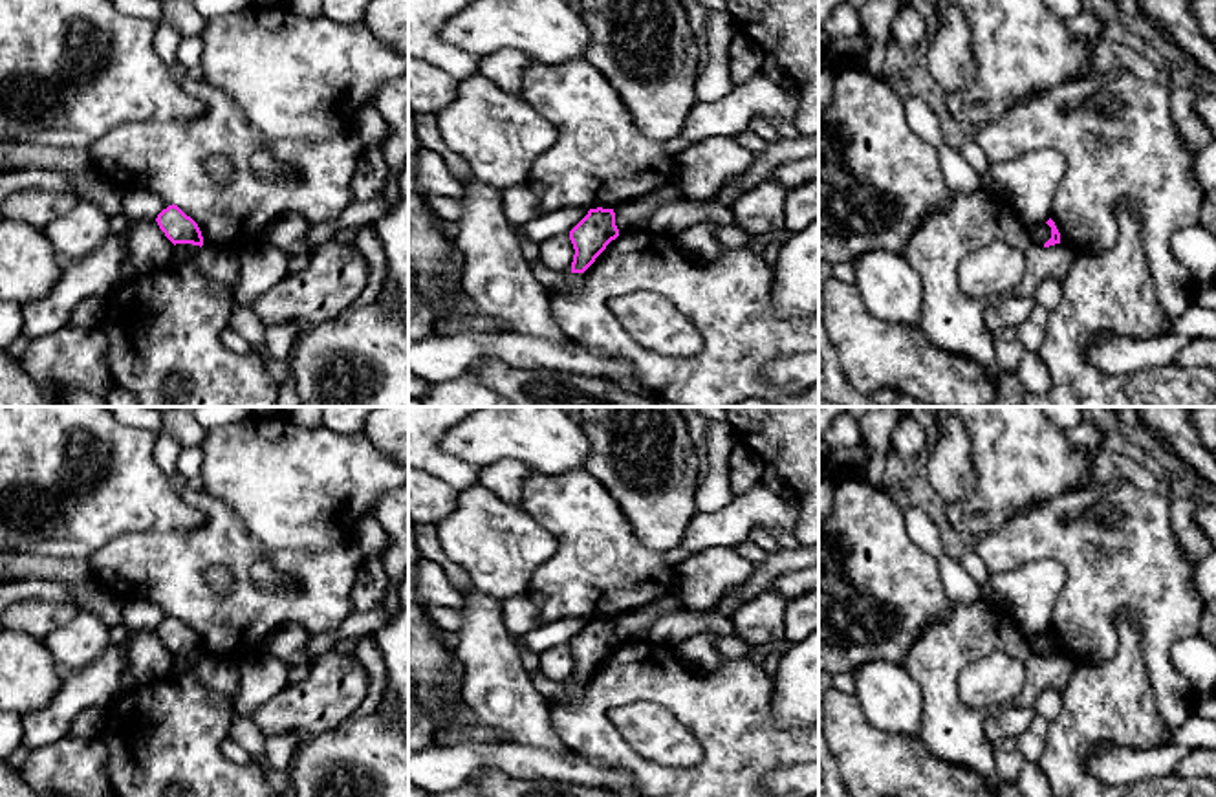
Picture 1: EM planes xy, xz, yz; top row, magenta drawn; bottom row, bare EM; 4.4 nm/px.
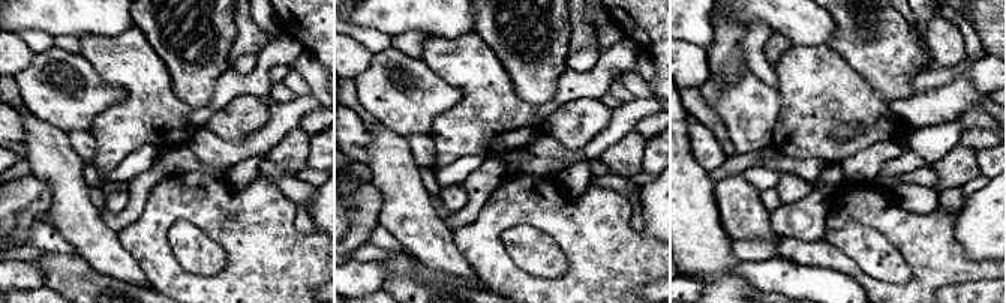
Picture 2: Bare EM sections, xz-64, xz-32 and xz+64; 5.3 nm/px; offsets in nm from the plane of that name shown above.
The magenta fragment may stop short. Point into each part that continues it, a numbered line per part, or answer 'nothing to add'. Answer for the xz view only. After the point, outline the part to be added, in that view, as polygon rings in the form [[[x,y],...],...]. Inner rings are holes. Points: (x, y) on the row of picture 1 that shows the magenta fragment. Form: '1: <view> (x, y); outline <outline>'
1: xz (634, 215); outline [[[679,189],[657,191],[657,192],[646,194],[643,198],[637,198],[634,202],[628,202],[613,209],[615,225],[619,233],[628,233],[641,227],[646,229],[650,227],[650,218],[657,209],[661,209],[670,202],[681,202],[681,200],[685,200],[685,194]]]

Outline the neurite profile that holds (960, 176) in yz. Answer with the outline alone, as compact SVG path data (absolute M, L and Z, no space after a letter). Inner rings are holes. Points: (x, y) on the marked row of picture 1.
M907 97L903 104L910 128L938 150L939 169L949 189L971 194L983 187L982 176L945 143L932 108L919 97Z

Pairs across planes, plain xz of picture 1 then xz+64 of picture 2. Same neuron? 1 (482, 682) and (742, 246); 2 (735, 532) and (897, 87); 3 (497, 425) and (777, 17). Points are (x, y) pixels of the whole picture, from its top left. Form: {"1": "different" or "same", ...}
{"1": "different", "2": "different", "3": "same"}

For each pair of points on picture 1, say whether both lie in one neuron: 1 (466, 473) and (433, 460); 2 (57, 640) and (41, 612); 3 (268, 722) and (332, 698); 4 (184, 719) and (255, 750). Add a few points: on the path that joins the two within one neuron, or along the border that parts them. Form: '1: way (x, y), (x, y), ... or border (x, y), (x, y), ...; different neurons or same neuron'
1: way (458, 473), (440, 464); same neuron
2: border (79, 609), (70, 620), (43, 638); different neurons
3: way (284, 713), (315, 704); same neuron
4: border (231, 711), (228, 735); different neurons

